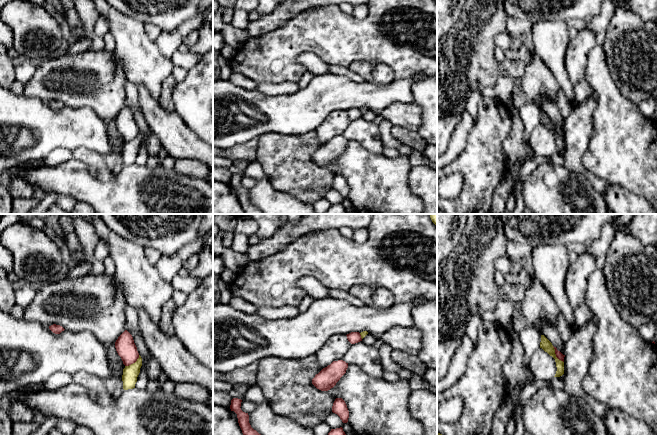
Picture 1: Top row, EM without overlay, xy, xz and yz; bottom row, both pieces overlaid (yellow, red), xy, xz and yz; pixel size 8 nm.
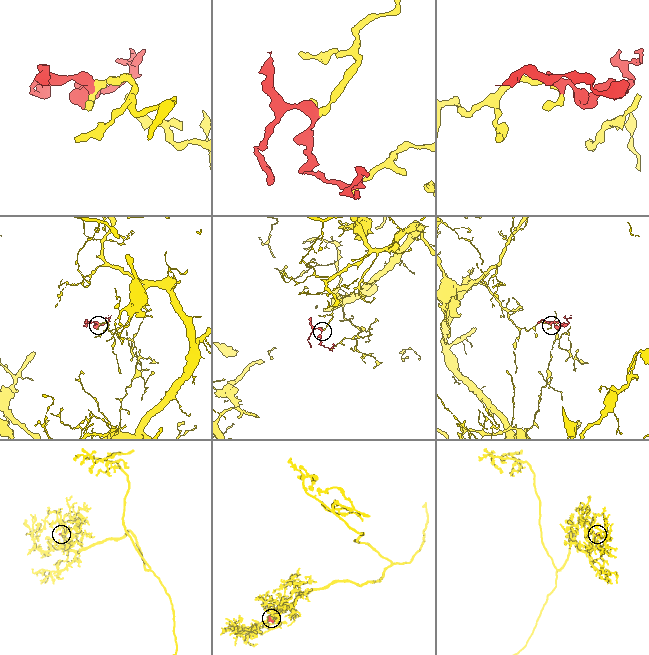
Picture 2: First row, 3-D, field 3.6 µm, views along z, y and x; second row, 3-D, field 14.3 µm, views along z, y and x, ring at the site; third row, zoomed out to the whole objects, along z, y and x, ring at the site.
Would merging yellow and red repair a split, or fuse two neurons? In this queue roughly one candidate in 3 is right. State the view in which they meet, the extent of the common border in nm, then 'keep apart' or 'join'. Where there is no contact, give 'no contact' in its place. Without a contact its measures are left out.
contact in yz; length 160 nm; keep apart

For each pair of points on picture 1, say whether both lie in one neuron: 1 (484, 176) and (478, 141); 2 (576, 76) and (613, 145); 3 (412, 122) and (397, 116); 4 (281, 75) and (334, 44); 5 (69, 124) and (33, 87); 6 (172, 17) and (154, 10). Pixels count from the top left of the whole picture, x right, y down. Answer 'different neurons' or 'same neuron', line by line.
1: same neuron
2: different neurons
3: same neuron
4: same neuron
5: different neurons
6: same neuron

